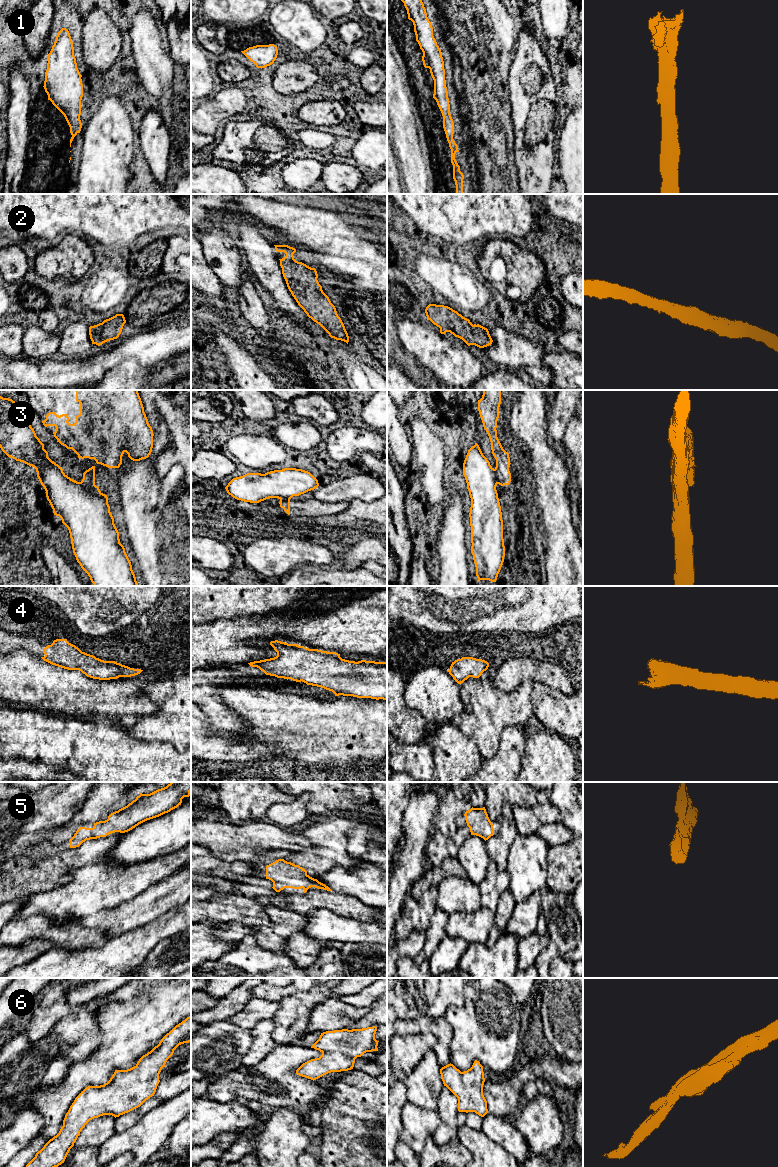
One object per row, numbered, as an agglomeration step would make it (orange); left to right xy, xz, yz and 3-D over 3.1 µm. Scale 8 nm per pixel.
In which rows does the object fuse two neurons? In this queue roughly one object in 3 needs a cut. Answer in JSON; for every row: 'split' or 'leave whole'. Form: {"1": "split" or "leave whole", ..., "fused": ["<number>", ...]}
{"1": "leave whole", "2": "leave whole", "3": "split", "4": "leave whole", "5": "leave whole", "6": "leave whole", "fused": ["3"]}

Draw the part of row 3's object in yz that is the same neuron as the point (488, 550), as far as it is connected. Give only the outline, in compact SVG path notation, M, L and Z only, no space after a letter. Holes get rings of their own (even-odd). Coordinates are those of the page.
M475 443L463 463L471 498L471 553L478 581L496 582L504 562L505 546L501 506L496 490L496 470Z

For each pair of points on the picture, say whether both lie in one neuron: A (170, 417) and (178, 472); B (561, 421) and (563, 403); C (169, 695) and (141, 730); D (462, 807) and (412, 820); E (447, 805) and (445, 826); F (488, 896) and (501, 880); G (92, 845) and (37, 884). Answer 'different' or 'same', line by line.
A: different
B: same
C: same
D: different
E: same
F: same
G: same

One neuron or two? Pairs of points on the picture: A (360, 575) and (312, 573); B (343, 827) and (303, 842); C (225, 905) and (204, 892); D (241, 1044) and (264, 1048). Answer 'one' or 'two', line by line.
A: one
B: two
C: two
D: two

